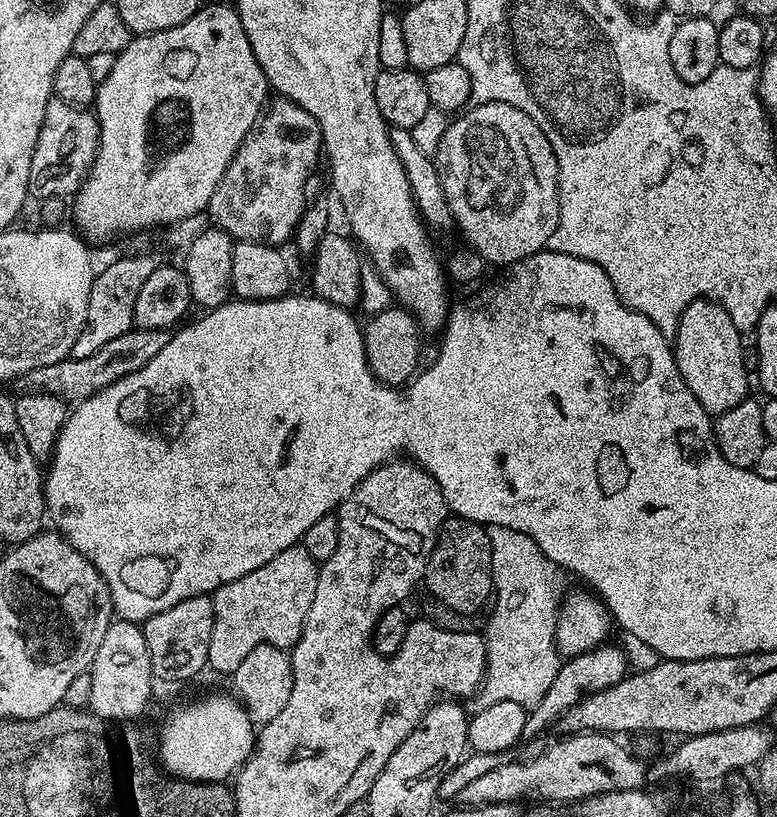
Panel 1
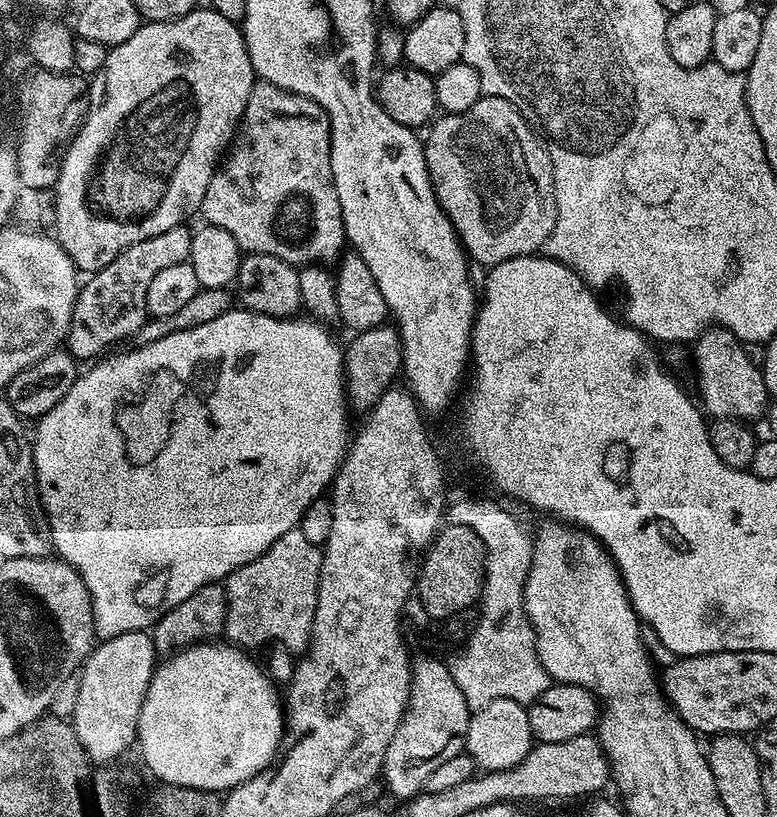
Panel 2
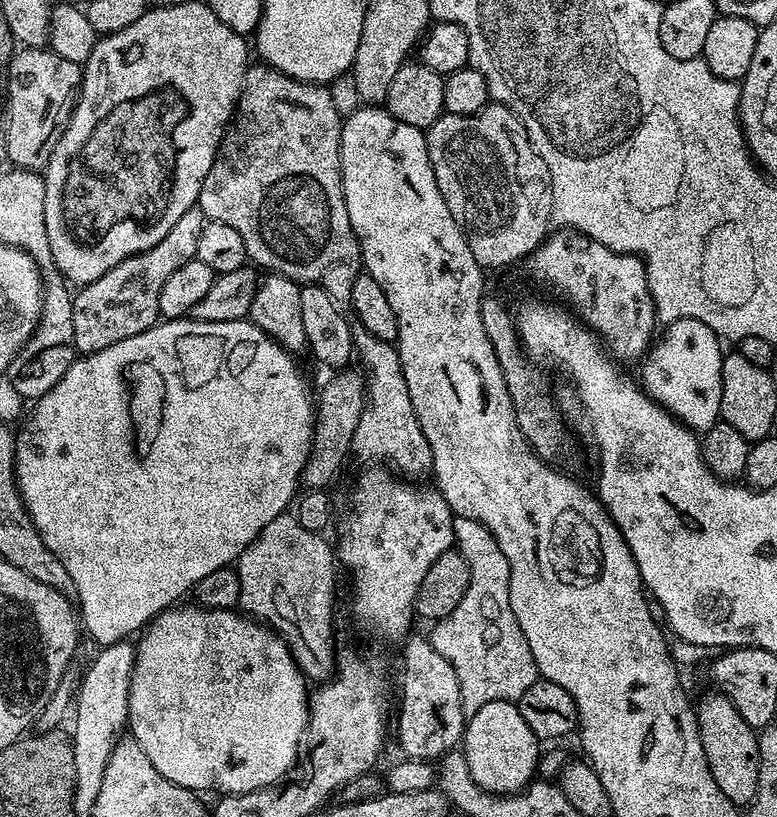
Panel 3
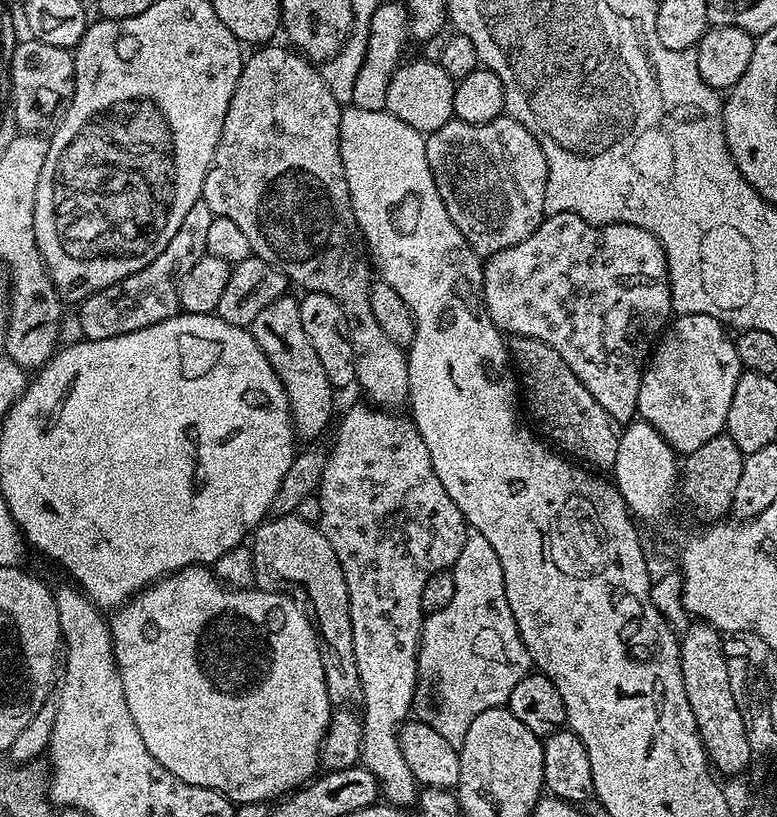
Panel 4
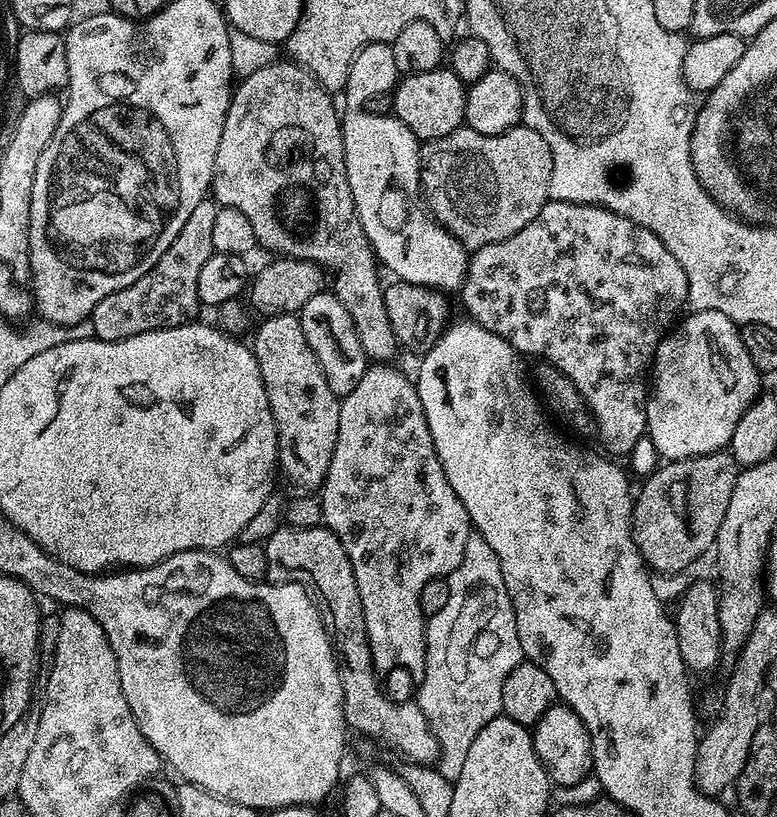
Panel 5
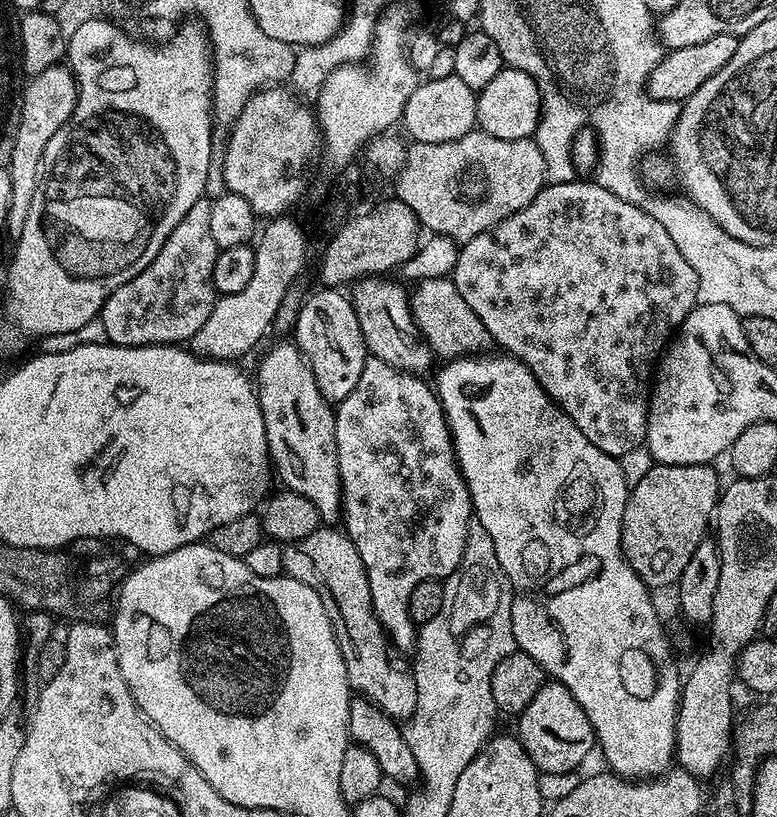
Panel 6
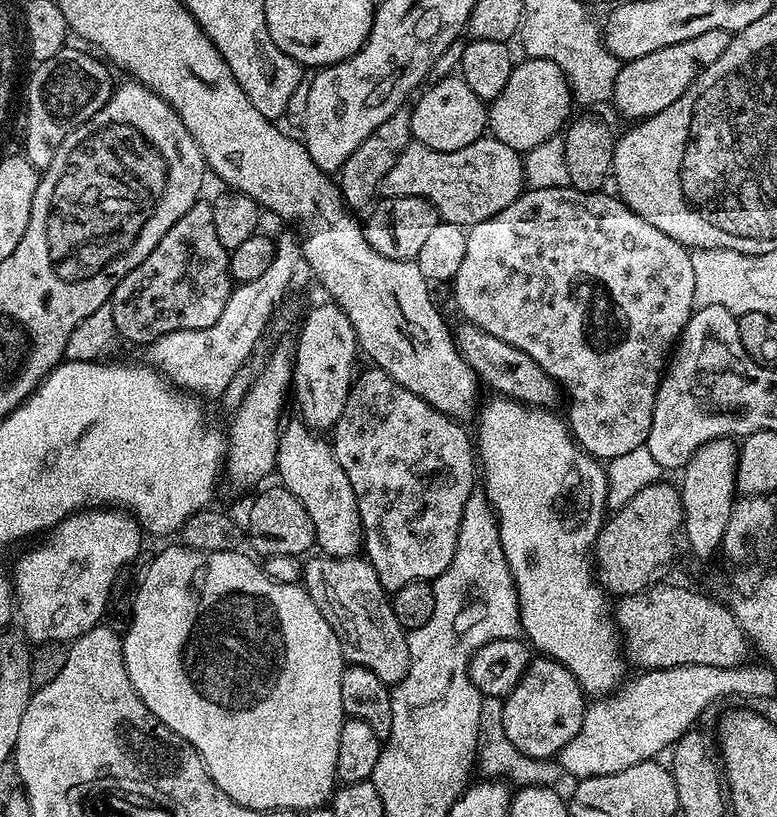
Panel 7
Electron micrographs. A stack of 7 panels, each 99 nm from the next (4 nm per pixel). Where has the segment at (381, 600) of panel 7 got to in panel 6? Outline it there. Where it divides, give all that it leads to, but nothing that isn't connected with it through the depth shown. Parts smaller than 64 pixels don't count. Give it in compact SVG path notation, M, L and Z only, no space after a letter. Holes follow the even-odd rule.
M321 526L306 538L283 545L283 550L284 572L313 588L318 598L322 598L322 606L326 606L326 614L346 662L349 689L381 708L393 720L407 721L416 709L412 673L400 672L399 666L388 657L390 641L374 614L374 602L370 602L366 566L362 566L362 558L358 558L358 550L348 533L336 526Z

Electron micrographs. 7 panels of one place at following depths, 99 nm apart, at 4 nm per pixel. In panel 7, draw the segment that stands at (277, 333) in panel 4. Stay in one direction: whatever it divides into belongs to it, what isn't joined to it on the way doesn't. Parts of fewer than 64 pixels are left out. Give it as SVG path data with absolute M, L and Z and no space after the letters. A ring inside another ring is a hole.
M294 418L281 427L278 454L276 455L275 475L280 475L279 483L306 506L306 514L310 514L310 522L314 522L316 535L315 547L326 556L355 556L362 548L362 529L358 502L354 498L354 486L350 486L350 478L346 478L346 470L338 466L338 458L332 453L332 445L319 431L313 431L302 419Z

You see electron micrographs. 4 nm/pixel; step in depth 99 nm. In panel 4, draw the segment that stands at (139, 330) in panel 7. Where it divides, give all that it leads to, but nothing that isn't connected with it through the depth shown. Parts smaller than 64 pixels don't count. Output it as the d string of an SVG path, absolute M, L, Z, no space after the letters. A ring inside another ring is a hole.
M203 198L194 202L182 218L182 226L178 226L178 234L170 238L166 250L150 262L142 270L90 294L78 305L78 315L82 334L86 340L101 340L102 338L118 338L122 334L134 334L134 330L142 330L146 326L154 326L181 311L178 290L182 278L190 274L190 269L198 258L206 255L206 237L210 230L213 214L210 206L206 206Z

